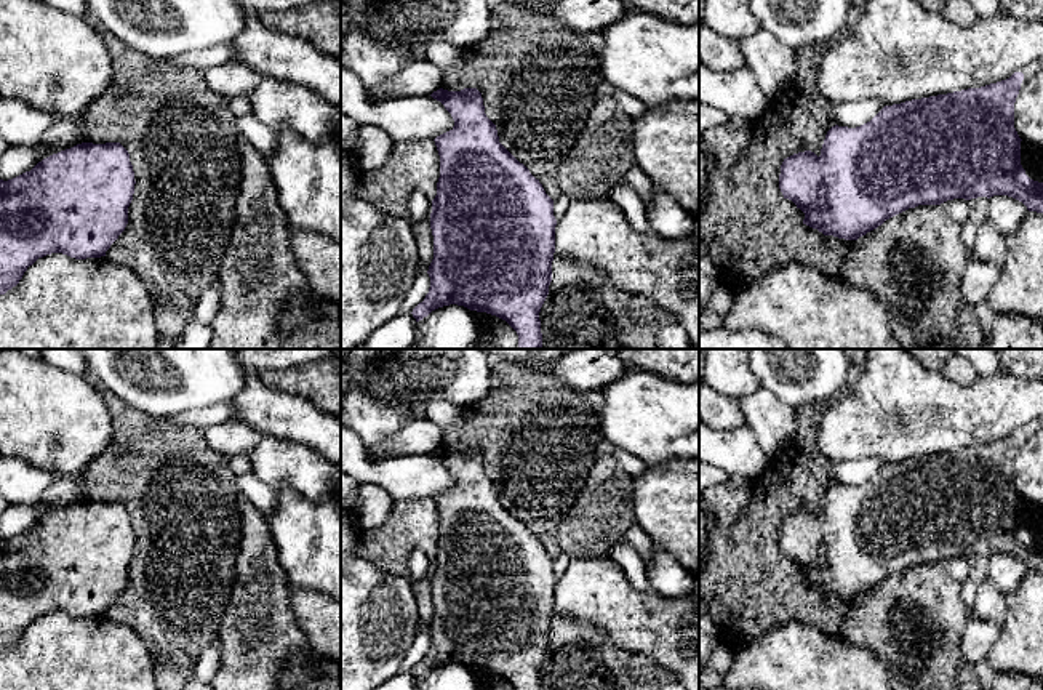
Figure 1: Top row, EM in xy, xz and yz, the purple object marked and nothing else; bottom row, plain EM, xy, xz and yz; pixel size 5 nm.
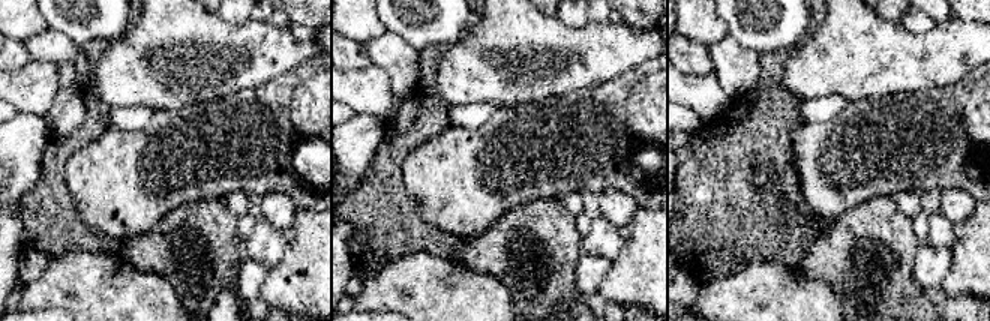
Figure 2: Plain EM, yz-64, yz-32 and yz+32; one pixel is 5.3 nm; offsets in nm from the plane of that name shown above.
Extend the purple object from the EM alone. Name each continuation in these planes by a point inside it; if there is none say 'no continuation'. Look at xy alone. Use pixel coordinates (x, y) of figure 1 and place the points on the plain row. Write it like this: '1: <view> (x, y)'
no continuation

